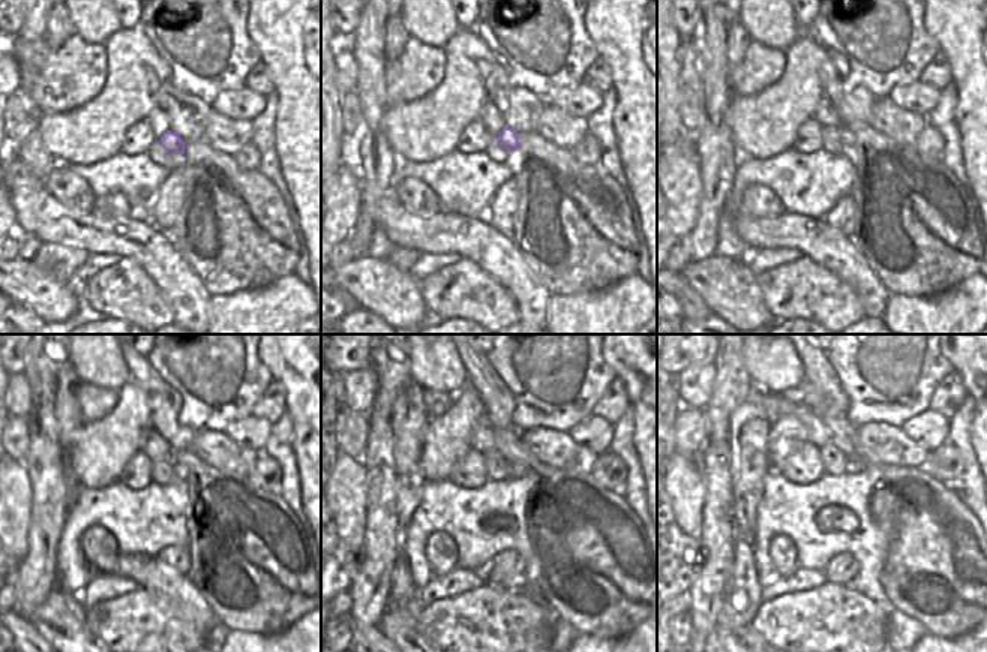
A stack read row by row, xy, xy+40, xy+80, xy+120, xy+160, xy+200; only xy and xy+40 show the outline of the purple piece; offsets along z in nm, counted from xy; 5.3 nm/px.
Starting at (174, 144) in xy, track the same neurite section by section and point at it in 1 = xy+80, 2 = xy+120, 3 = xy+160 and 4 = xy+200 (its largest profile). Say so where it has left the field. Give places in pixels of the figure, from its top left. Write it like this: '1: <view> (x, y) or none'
1: xy+80 (845, 134)
2: xy+120 (180, 474)
3: xy+160 (515, 469)
4: xy+200 (854, 465)

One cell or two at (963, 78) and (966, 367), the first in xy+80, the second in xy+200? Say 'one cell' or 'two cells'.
one cell

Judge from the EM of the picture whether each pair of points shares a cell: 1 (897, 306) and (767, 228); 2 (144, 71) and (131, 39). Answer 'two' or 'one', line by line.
1: two
2: one

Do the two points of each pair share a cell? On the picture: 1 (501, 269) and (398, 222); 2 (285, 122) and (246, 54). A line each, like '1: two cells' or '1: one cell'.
1: one cell
2: two cells

